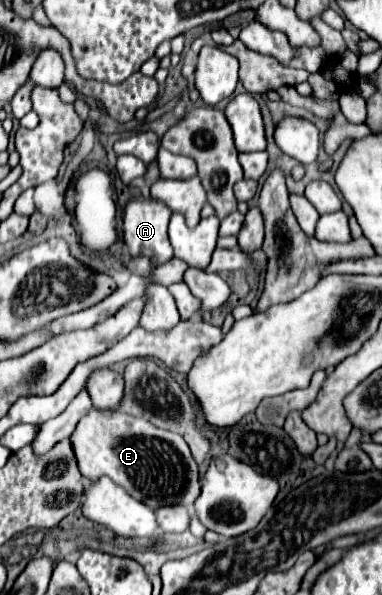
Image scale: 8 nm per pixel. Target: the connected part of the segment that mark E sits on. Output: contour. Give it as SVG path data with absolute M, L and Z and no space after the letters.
M92 408L90 414L78 422L72 434L72 446L76 448L78 466L84 478L96 482L102 476L108 476L148 508L156 510L158 506L174 504L192 506L200 494L198 464L186 440L144 418L134 418L126 412L104 414L102 410Z

